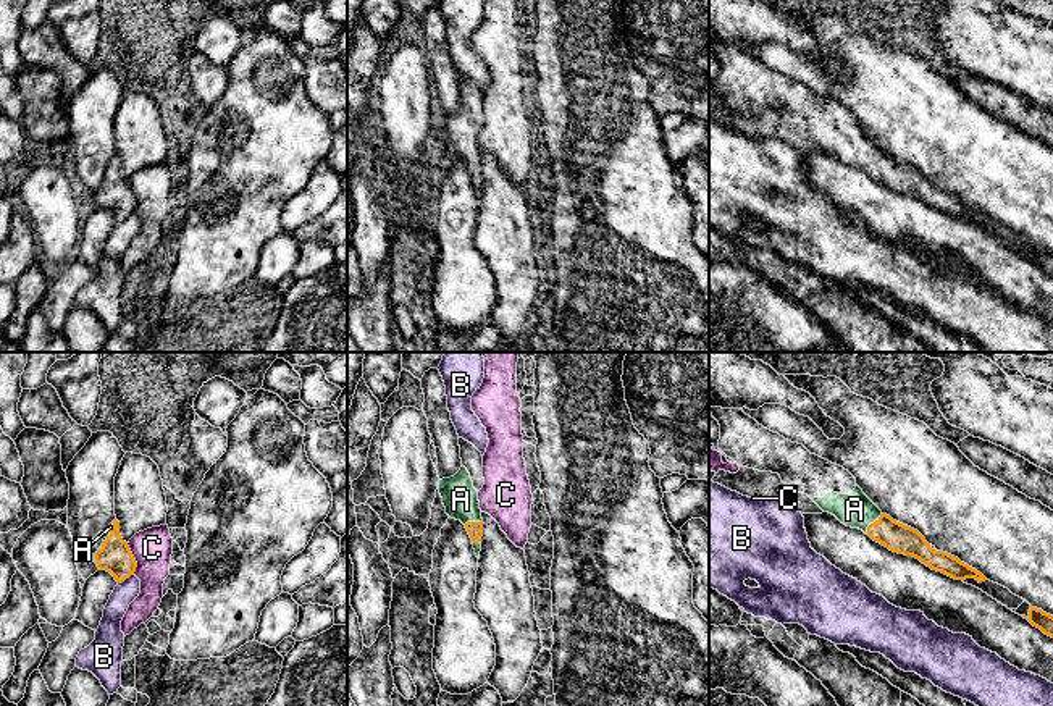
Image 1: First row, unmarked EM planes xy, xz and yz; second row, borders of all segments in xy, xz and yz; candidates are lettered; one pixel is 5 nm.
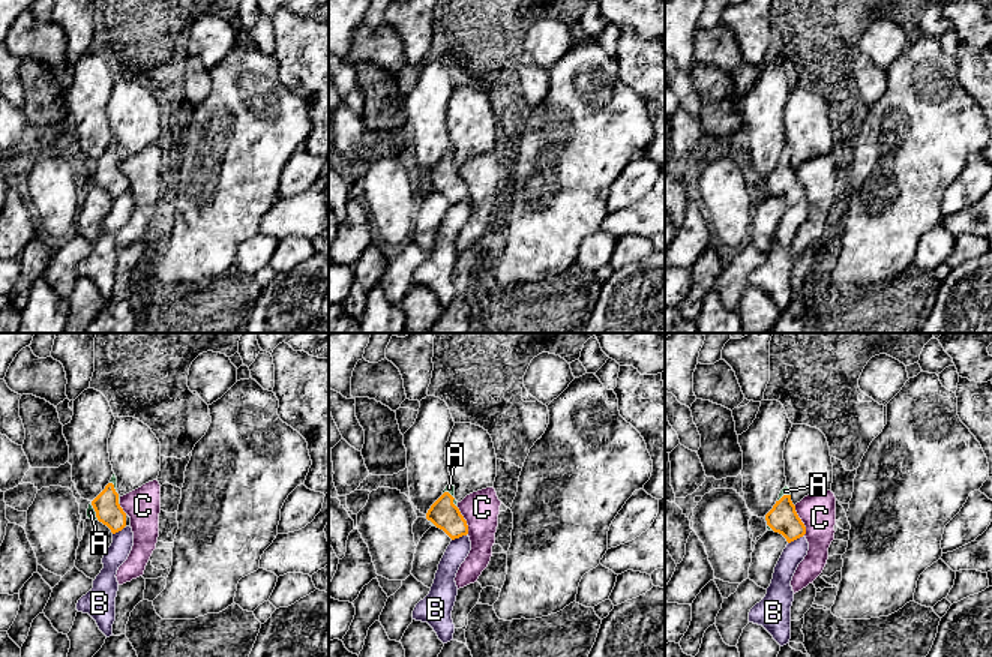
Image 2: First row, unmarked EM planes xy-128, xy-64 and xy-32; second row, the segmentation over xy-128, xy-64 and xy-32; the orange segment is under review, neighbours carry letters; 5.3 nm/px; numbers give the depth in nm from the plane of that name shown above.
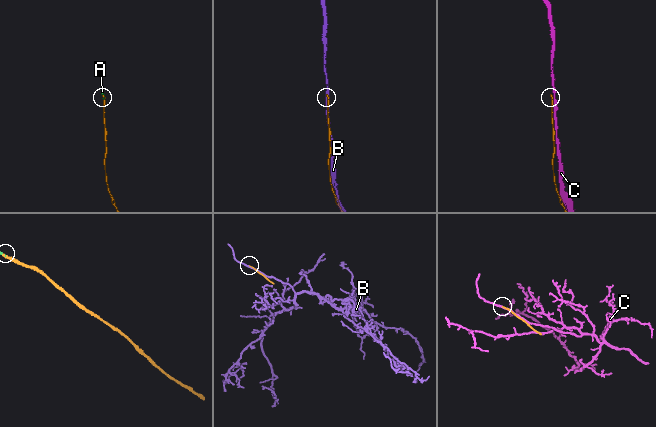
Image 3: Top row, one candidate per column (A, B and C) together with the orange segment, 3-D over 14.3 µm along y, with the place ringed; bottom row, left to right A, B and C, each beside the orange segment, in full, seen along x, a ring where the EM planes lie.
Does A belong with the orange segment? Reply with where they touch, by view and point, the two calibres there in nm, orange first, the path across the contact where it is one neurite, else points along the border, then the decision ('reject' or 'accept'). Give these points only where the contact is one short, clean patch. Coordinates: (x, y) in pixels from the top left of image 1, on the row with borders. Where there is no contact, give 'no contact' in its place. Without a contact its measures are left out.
yz (871, 524) | 150/170 nm | accept

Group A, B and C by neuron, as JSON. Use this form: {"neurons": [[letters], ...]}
{"neurons": [["A"], ["B"], ["C"]]}

